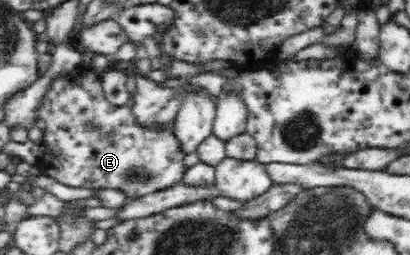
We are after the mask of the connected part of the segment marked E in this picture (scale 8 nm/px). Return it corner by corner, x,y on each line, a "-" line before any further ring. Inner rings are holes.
80,63
74,69
53,79
50,88
42,99
39,117
44,120
44,154
39,160
42,173
50,175
70,187
86,189
108,188
122,191
127,199
140,198
157,191
172,187
183,181
186,171
183,145
176,136
176,121
168,120
164,124
140,124
133,107
127,104
114,106
103,95
101,75
94,75
94,67
-
78,75
94,75
92,85
78,85

